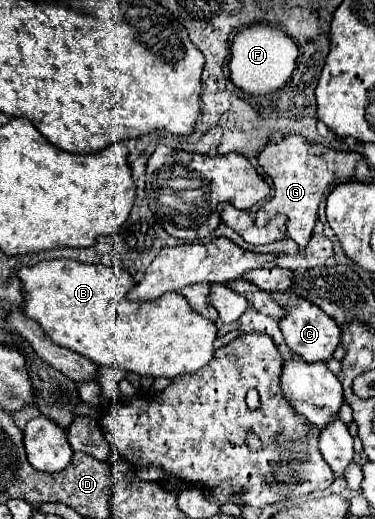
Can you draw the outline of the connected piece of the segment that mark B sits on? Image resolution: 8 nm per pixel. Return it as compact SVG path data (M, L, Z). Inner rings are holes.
M57 259L43 261L33 267L21 267L17 277L23 283L23 291L27 299L23 303L23 313L37 321L45 333L61 347L67 347L95 365L115 367L133 371L141 377L167 377L175 379L185 373L199 371L205 367L215 353L215 337L217 327L211 319L205 319L191 311L185 297L179 293L165 293L149 303L133 303L125 295L135 287L133 277L127 271L117 271L105 265L85 265L73 259Z

